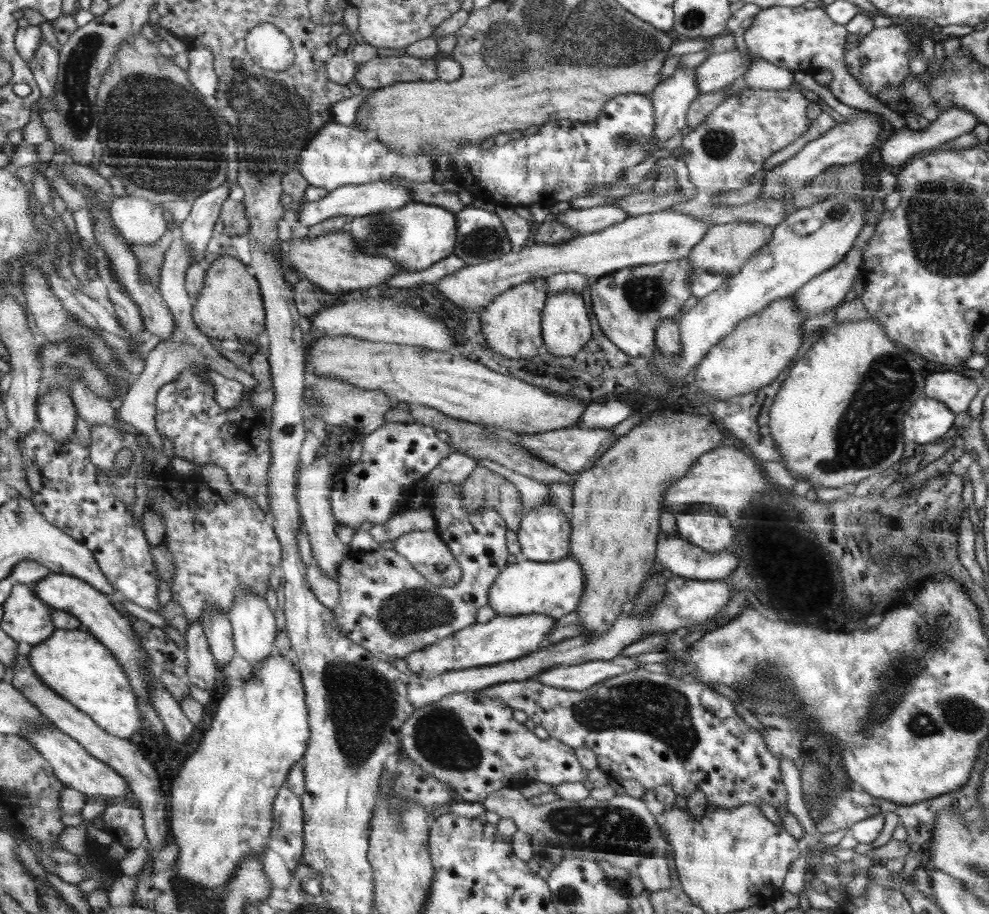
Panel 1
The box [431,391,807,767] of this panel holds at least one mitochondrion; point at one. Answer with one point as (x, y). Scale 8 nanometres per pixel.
(660, 711)

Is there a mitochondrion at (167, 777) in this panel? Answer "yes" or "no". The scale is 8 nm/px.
no

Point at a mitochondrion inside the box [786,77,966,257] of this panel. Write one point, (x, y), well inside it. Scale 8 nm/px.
(835, 211)

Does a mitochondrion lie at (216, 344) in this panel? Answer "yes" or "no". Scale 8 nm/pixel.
no

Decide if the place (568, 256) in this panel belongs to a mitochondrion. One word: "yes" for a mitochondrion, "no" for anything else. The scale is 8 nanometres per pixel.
no

